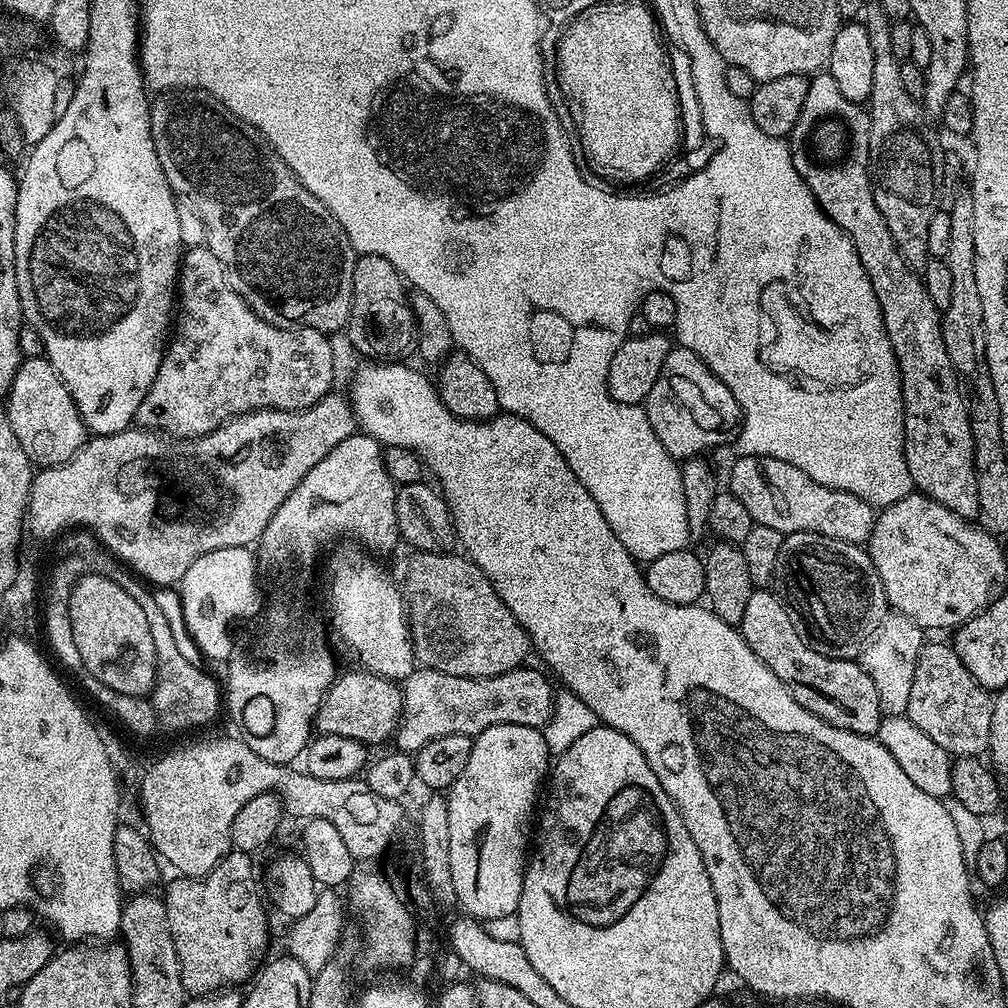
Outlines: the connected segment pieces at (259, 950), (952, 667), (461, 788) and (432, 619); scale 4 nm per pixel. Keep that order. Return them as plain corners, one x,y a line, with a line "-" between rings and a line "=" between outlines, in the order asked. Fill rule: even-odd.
233,850
218,866
214,866
214,870
204,876
175,878
168,884
168,893
163,893
170,934
178,950
178,962
182,966
182,986
189,997
211,996
221,990
240,986
236,984
242,983
244,979
247,981
265,959
264,951
268,948
268,916
264,913
266,904
262,899
261,889
256,889
256,872
252,869
252,860
249,853
=
925,643
924,649
920,652
918,666
914,666
914,682
910,689
910,706
906,713
910,722
922,730
922,734
930,734
942,750
946,750
953,757
962,756
979,757
987,753
990,742
990,714
992,713
992,696
989,689
983,688
975,678
966,670
962,658
958,658
956,649
951,643
932,644
=
499,724
482,730
474,737
466,770
458,774
446,792
450,814
450,878
454,878
456,904
464,907
469,917
487,922
519,913
524,869
530,856
530,837
534,832
534,817
549,772
550,753
541,729
=
443,552
411,553
408,565
404,568
402,591
404,602
408,605
408,629
412,635
412,655
417,665
433,668
442,674
454,674
458,678
490,678
498,674
506,674
510,670
521,667
530,653
530,641
527,630
518,623
514,614
498,598
490,578
482,574
473,560
467,555

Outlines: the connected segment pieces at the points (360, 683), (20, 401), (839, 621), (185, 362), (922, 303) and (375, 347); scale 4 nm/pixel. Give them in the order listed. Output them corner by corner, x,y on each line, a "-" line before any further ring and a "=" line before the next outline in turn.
355,670
337,675
320,703
314,721
319,735
354,738
359,744
373,746
383,740
391,741
396,735
400,717
404,715
404,693
396,680
375,676
367,670
=
43,355
25,357
21,361
14,382
7,390
6,399
8,401
4,407
10,418
10,426
22,450
39,467
68,461
88,439
87,426
73,396
54,370
53,364
=
813,532
785,535
776,563
774,588
802,621
812,648
830,658
856,660
874,630
890,614
888,590
882,586
882,578
878,578
867,551
859,544
838,542
=
192,246
183,253
178,281
178,311
174,331
167,341
158,374
149,386
135,423
172,438
205,436
219,424
257,408
309,408
333,391
336,360
325,333
313,328
279,328
266,322
228,283
228,272
206,246
=
813,75
808,81
802,114
798,114
798,122
794,122
787,146
792,151
794,170
802,182
806,182
820,209
847,234
850,242
854,242
854,250
858,250
858,258
862,258
866,278
870,278
870,286
874,286
874,294
878,294
880,321
884,323
884,332
894,350
896,368
900,372
900,397
904,403
904,453
913,489
922,496
942,502
946,510
954,510
954,514
962,519
975,521
980,515
980,507
974,470
974,438
970,434
966,397
960,377
950,362
950,354
946,354
946,342
942,342
941,309
930,302
921,273
906,266
890,234
890,226
886,226
886,218
882,218
874,202
872,179
868,176
870,118
867,111
861,105
850,102
850,98
844,98
832,76
=
361,255
354,266
352,309
346,329
348,340
372,362
396,362
415,345
416,319
406,281
386,258

